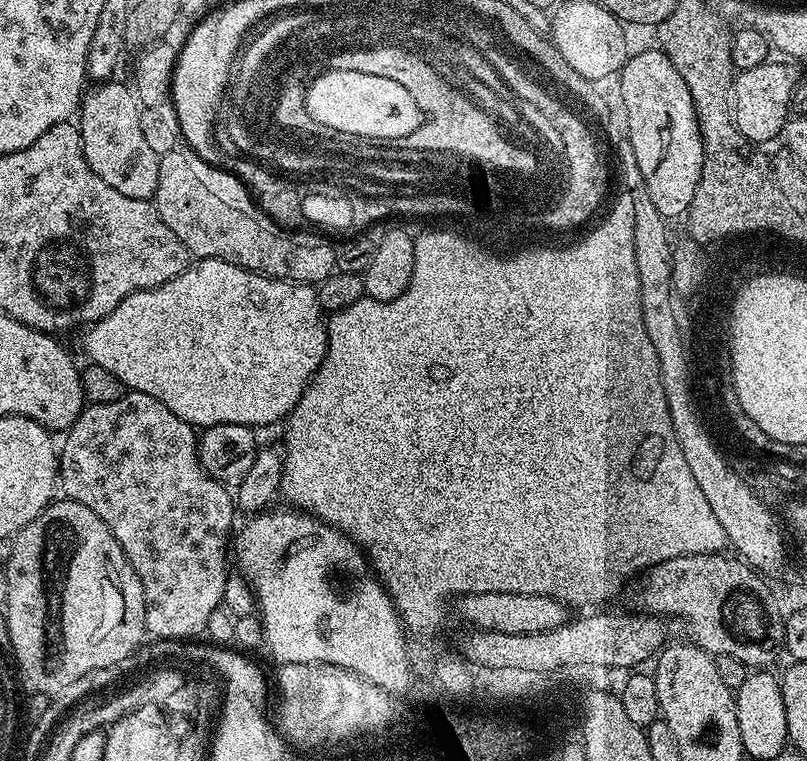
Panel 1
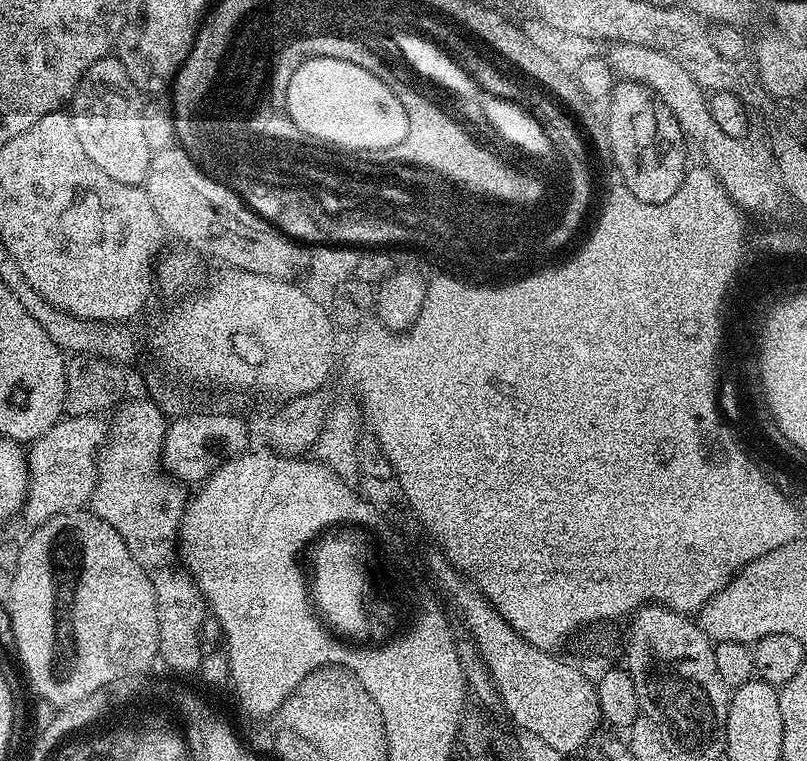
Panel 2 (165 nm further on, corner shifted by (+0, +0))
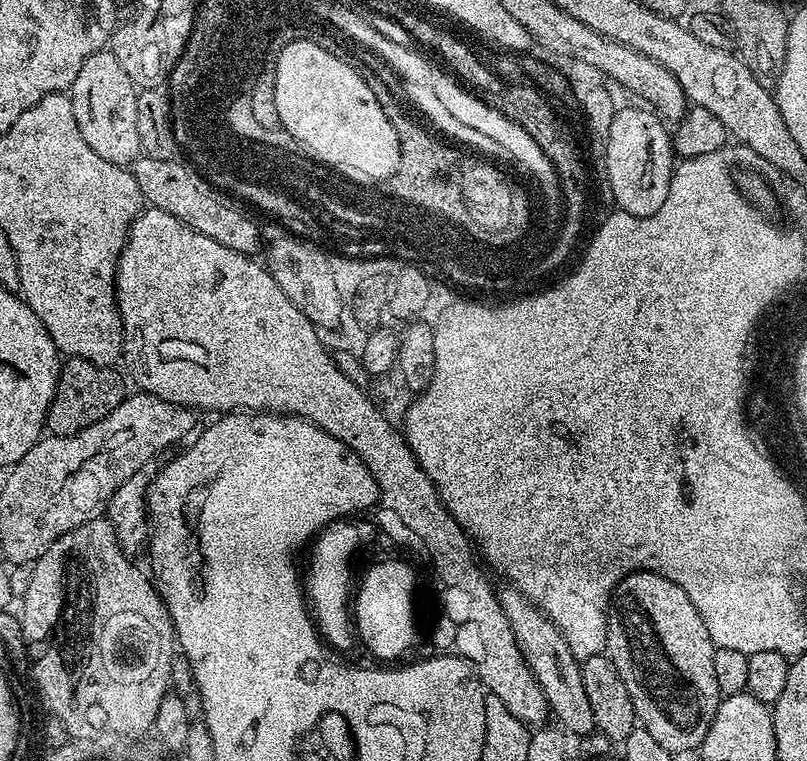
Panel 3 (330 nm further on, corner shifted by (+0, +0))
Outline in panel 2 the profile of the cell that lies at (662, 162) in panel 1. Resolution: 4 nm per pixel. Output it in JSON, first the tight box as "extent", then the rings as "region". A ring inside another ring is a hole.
{"extent":[612,79,686,204],"region":[[[624,79],[624,87],[617,88],[612,103],[612,141],[616,148],[617,159],[614,168],[620,171],[623,187],[628,188],[634,198],[644,204],[663,204],[666,198],[673,197],[673,189],[685,182],[684,144],[686,137],[680,131],[678,122],[671,110],[648,89],[636,80]]]}

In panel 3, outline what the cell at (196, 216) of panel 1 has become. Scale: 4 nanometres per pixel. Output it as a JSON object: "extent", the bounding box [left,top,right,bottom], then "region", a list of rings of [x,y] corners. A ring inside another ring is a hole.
{"extent":[130,155,260,253],"region":[[[141,155],[130,168],[132,177],[140,187],[141,197],[151,207],[166,214],[174,214],[174,218],[178,218],[186,226],[206,234],[206,238],[214,238],[214,242],[222,242],[222,246],[230,250],[255,253],[255,248],[260,244],[260,228],[243,212],[245,209],[233,197],[204,179],[199,171],[193,170],[187,163],[180,163],[179,159],[155,160]]]}

